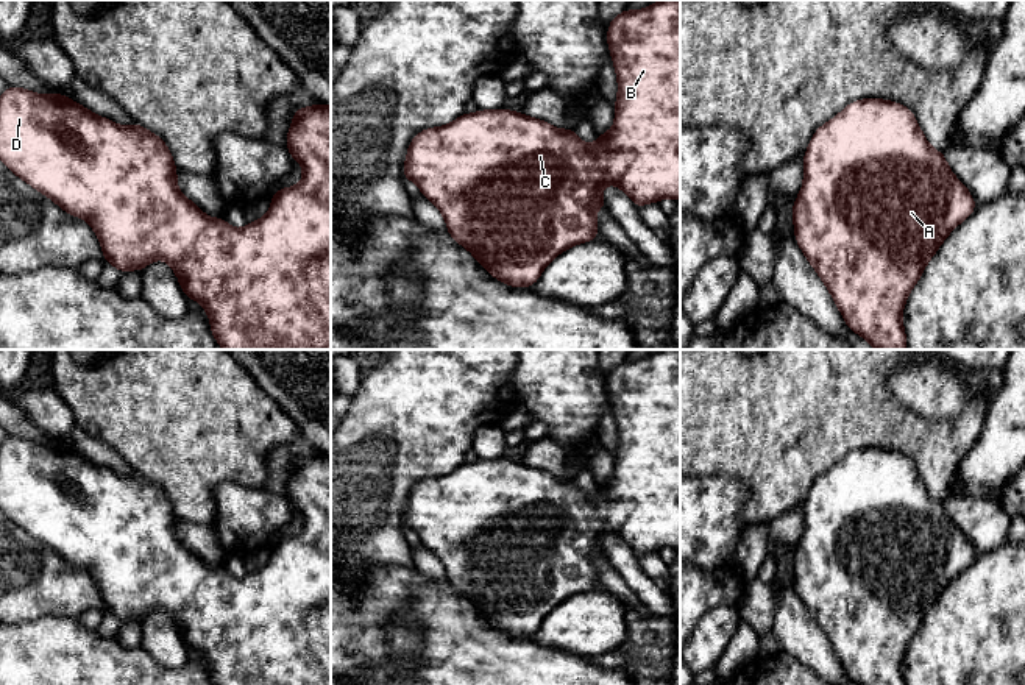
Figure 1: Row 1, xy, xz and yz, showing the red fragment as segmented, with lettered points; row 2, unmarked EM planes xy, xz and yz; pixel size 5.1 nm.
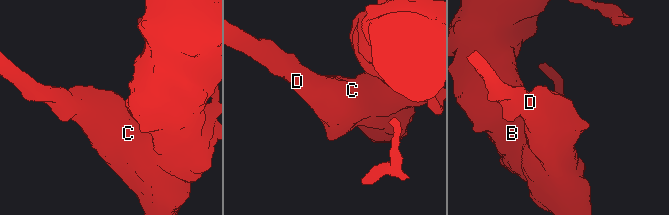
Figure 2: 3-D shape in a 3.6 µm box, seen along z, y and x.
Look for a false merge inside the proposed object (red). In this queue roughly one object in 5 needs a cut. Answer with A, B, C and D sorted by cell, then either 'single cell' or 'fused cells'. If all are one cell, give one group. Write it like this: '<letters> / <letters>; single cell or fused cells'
A B C D; single cell

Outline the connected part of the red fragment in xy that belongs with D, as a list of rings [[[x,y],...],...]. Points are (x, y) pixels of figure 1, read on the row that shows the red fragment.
[[[9,86],[0,95],[0,159],[3,164],[62,211],[84,218],[101,243],[103,261],[111,262],[120,273],[129,270],[142,272],[156,259],[165,261],[173,268],[186,298],[203,304],[211,320],[209,329],[223,350],[331,350],[331,106],[317,103],[309,108],[296,108],[287,131],[287,150],[292,159],[303,165],[301,183],[275,190],[270,211],[262,218],[234,229],[225,218],[209,218],[193,201],[179,192],[176,186],[176,173],[179,170],[167,144],[147,128],[134,122],[129,126],[120,126],[75,103],[70,97],[59,95],[55,89],[50,95],[41,95],[28,89]]]

